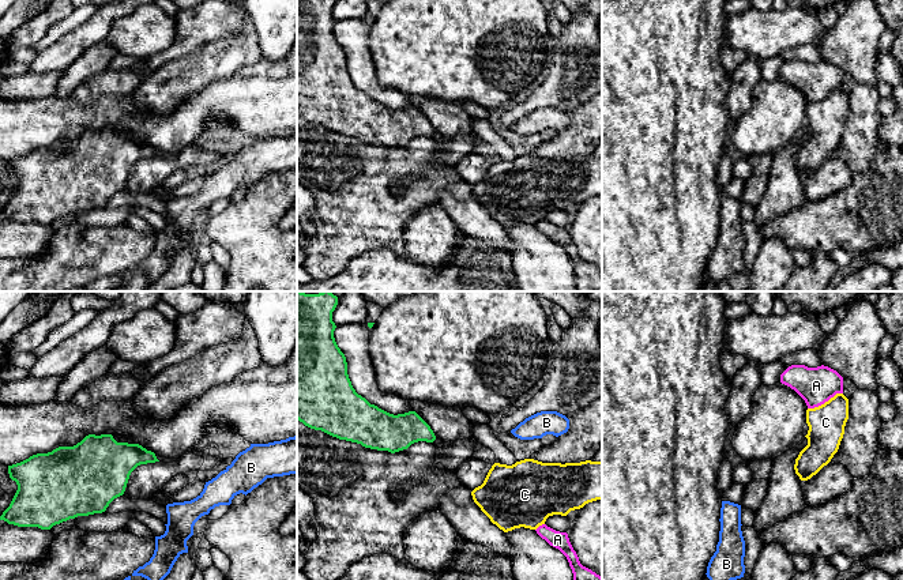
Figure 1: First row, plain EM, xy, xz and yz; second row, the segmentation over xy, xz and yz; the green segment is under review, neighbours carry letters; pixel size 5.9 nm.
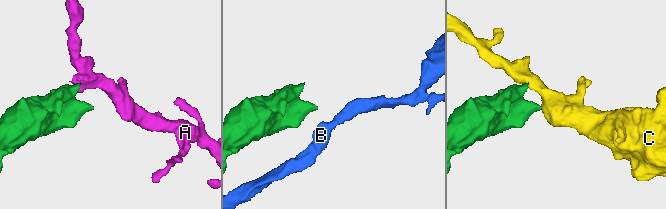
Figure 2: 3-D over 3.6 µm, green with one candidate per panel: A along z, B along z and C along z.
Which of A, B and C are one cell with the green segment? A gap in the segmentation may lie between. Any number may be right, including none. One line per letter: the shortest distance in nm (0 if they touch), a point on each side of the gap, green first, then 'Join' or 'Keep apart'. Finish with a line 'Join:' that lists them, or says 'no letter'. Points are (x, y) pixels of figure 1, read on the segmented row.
A: Distance 800 nm. Across: xz (435, 439), (535, 530). Join
B: Distance 260 nm. Across: xy (154, 462), (168, 504). Keep apart
C: Distance 360 nm. Across: xz (435, 439), (489, 470). Keep apart
Join: A

